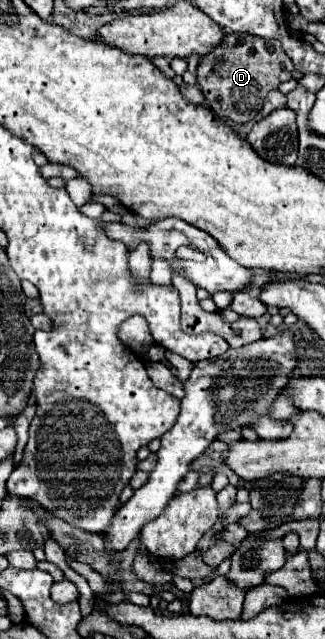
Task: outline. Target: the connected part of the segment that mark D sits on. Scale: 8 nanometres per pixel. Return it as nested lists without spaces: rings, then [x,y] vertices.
[[[231,32],[223,42],[205,54],[197,66],[197,84],[209,104],[209,108],[235,124],[255,120],[261,112],[263,100],[269,90],[275,90],[281,82],[291,80],[293,62],[285,56],[285,50],[277,40],[265,40],[251,34]]]

